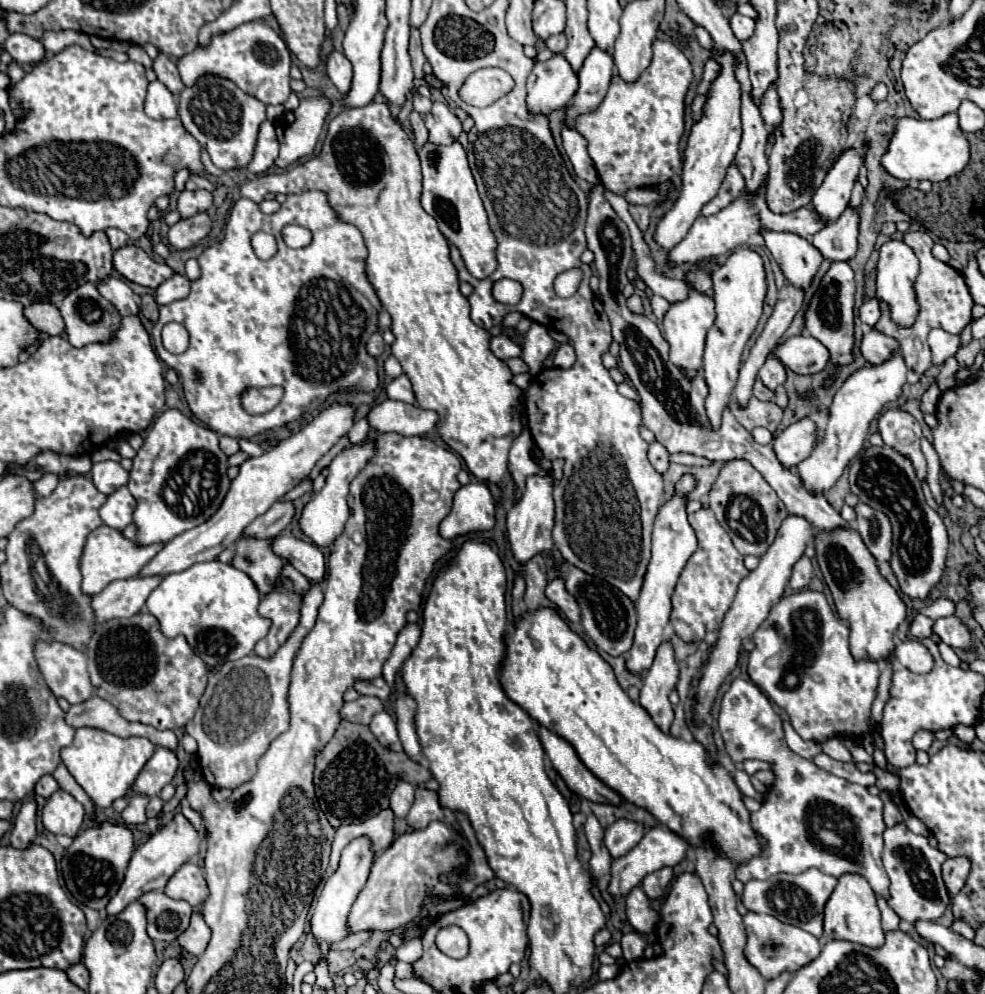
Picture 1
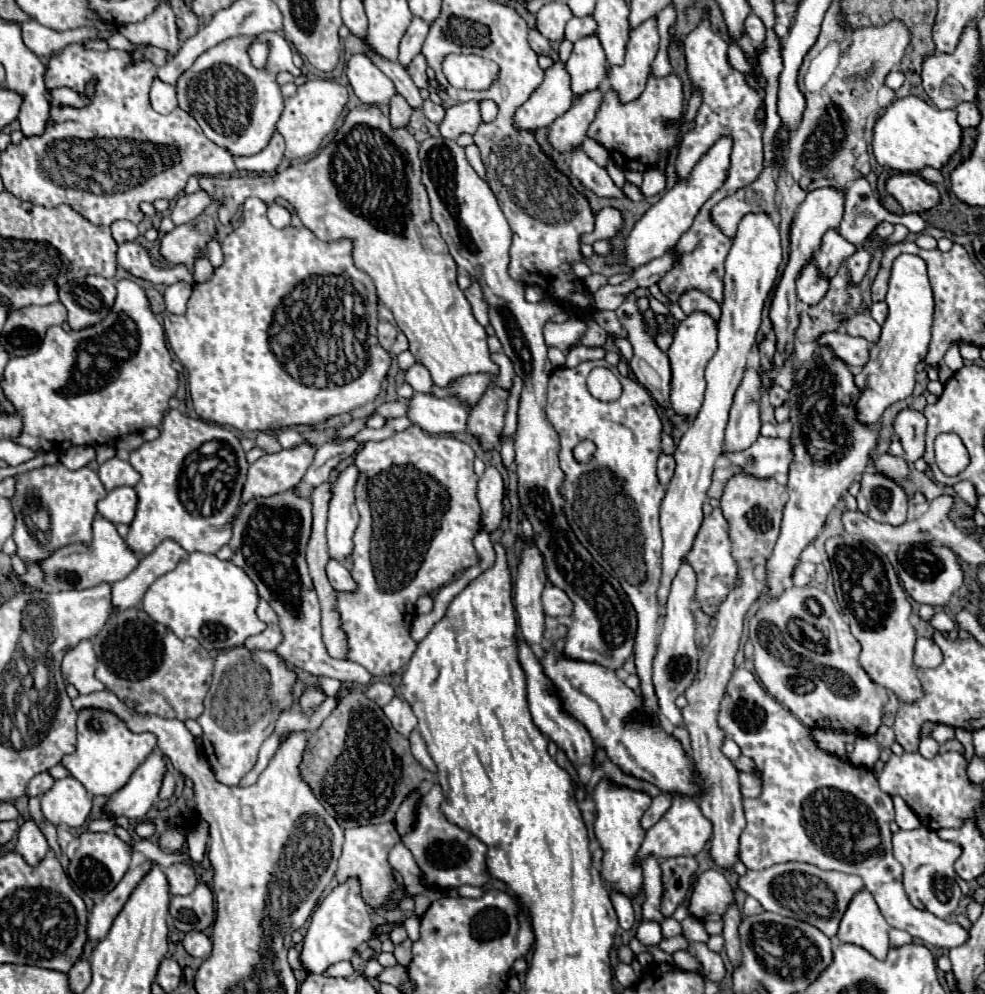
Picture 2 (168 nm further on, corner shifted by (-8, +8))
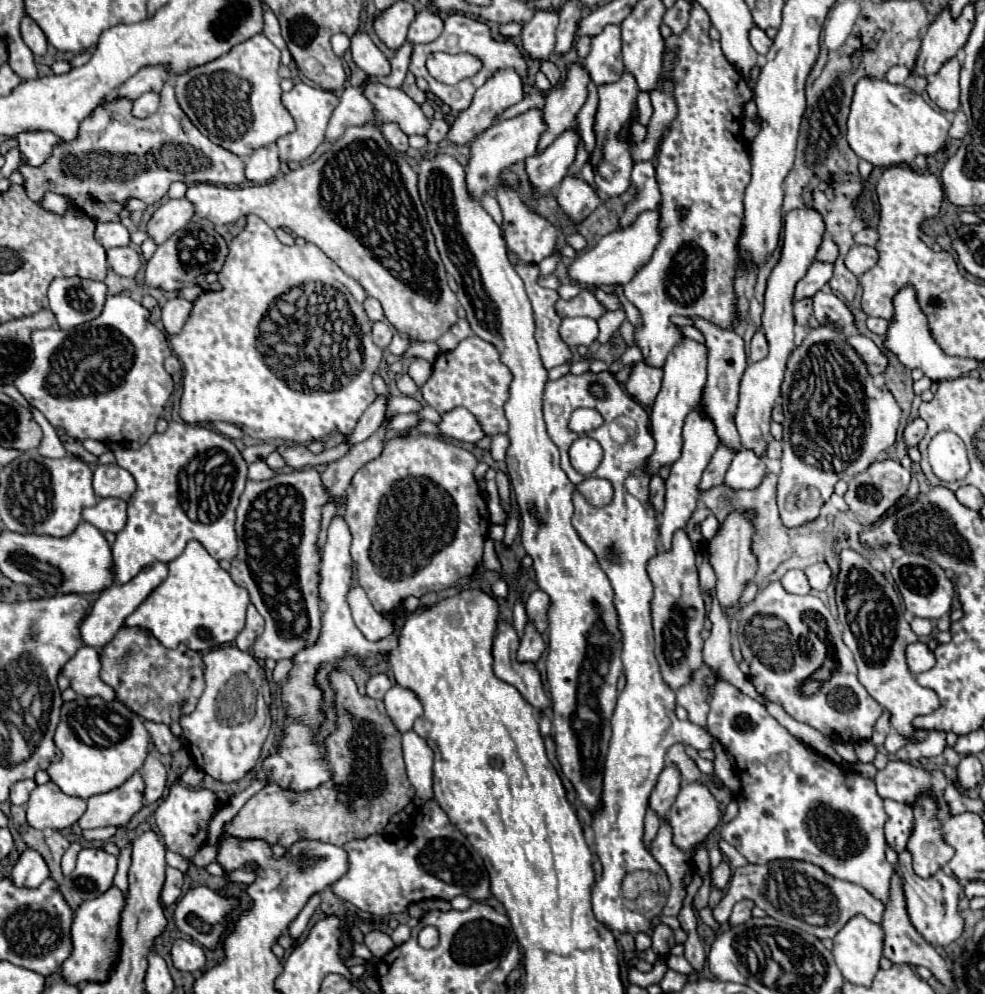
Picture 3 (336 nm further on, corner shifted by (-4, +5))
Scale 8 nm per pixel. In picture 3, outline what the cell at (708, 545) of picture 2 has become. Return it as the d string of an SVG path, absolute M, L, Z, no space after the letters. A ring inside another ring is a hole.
M709 515L709 517L699 525L699 529L701 529L701 535L703 535L705 539L713 539L715 533L717 533L717 529L719 529L719 521L717 521L713 515Z

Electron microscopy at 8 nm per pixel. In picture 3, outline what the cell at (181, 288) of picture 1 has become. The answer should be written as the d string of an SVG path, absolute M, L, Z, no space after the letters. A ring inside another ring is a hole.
M173 297L165 303L165 307L163 307L163 327L165 327L167 335L177 335L183 329L185 321L191 313L191 307L193 305L189 301L185 301L183 297Z

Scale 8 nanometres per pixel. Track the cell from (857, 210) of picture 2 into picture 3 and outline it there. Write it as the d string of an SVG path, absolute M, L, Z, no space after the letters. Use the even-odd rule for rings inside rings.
M823 239L823 243L817 249L815 261L827 261L833 263L837 259L837 247L833 247L833 243L829 243L829 239Z

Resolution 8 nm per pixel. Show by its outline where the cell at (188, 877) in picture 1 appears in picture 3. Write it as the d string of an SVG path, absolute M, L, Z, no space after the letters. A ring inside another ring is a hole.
M167 867L167 879L165 879L165 885L163 885L163 891L161 891L161 903L163 905L173 905L177 903L179 895L181 895L181 887L183 887L183 873L179 869L173 869L173 867Z

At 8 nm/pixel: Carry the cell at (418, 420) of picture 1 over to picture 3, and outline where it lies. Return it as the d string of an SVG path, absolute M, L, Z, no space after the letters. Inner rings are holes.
M457 407L443 415L443 421L439 423L439 429L445 437L463 441L463 443L477 443L485 437L485 431L481 429L479 421L463 407Z

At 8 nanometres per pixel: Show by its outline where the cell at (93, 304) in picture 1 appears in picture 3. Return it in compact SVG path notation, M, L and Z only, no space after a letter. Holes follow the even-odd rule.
M63 277L49 285L49 309L61 329L73 329L101 315L107 287L101 281Z

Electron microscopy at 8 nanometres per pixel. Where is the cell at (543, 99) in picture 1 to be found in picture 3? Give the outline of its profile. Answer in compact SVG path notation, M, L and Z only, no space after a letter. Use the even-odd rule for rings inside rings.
M531 109L515 119L497 121L493 127L483 131L471 145L469 145L469 163L465 171L465 183L467 191L481 199L483 193L491 193L495 185L499 183L499 177L505 169L511 169L515 163L525 161L527 157L535 155L537 139L545 131L545 123L541 123L541 109Z

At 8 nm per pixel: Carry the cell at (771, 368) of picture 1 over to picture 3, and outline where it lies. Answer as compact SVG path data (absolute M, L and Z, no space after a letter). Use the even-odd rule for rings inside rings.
M759 329L753 339L751 339L751 351L749 351L749 359L751 361L761 361L767 355L767 339L765 333Z

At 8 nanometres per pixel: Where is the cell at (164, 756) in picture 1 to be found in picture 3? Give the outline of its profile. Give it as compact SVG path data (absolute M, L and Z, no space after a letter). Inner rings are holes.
M139 773L131 775L121 787L115 787L107 793L99 793L87 799L87 811L79 817L79 827L81 829L97 829L97 827L121 827L125 825L141 807L143 807L143 779Z

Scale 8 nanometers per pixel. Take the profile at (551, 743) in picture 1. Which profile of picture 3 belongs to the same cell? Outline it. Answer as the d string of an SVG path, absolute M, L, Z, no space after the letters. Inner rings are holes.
M499 619L497 631L493 637L495 675L501 681L513 685L535 709L545 711L551 705L551 701L545 695L545 689L541 685L541 677L539 677L533 663L517 663L517 657L515 657L517 647L519 647L519 639L517 639L513 625Z

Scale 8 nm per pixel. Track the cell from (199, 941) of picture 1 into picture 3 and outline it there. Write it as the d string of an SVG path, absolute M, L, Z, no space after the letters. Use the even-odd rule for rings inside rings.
M177 939L173 943L171 959L173 959L173 967L185 973L193 973L205 967L203 947L193 941L185 941L185 939Z

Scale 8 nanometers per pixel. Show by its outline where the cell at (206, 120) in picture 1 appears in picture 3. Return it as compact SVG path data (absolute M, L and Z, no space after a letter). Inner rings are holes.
M255 35L249 39L249 43L241 43L241 47L233 47L229 55L223 55L221 59L215 59L213 63L207 63L205 67L195 67L189 71L189 75L177 75L173 79L175 83L175 93L181 109L187 113L187 117L193 121L193 125L213 143L221 145L223 149L247 157L255 149L265 147L269 143L275 143L279 137L291 133L295 129L295 121L291 113L285 109L281 103L281 87L279 87L279 49L265 37L265 35Z

